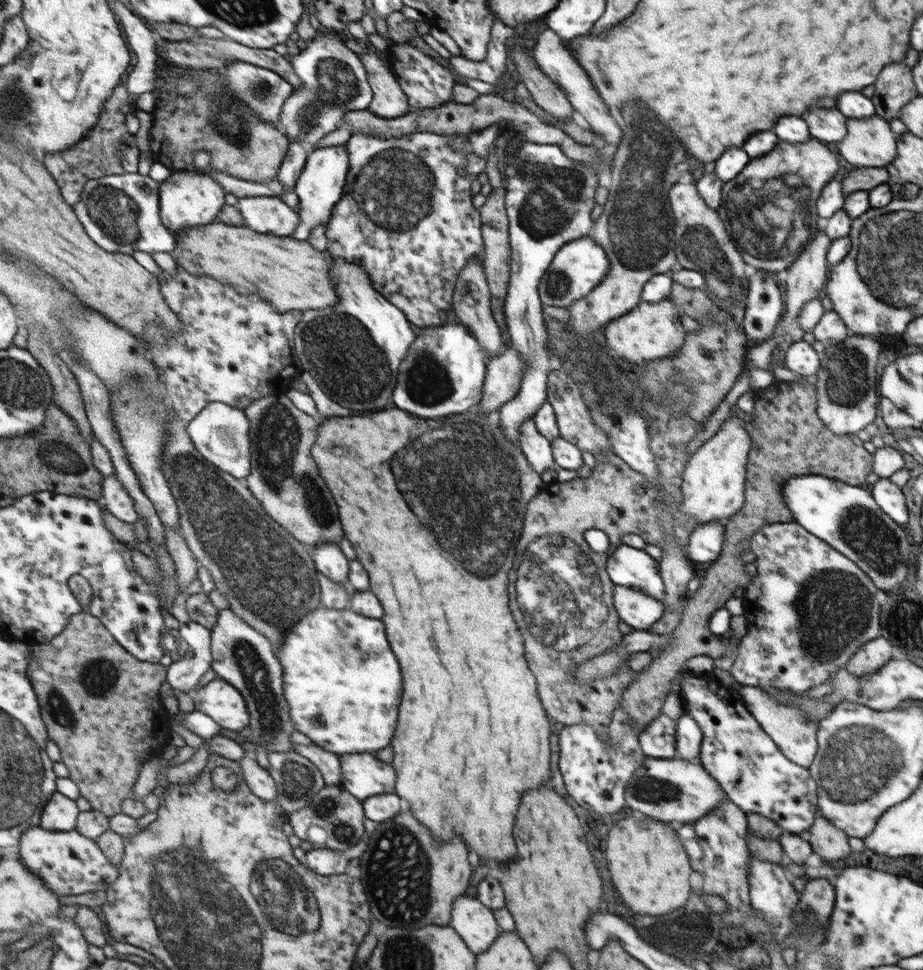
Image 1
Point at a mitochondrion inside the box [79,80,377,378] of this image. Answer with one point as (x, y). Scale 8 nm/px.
(117, 213)

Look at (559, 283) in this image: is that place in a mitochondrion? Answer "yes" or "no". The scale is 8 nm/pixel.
yes

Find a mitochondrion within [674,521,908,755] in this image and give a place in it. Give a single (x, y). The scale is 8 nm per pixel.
(836, 609)

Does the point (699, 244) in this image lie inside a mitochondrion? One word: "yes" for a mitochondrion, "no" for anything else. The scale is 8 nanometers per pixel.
yes

